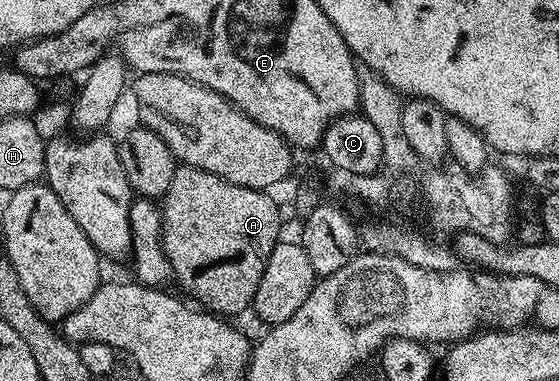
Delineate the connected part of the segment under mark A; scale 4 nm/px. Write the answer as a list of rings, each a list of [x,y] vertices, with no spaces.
[[[178,164],[163,198],[163,240],[165,257],[169,260],[172,276],[193,297],[202,301],[206,310],[217,315],[241,313],[248,310],[255,299],[259,279],[263,279],[265,261],[281,240],[283,222],[278,211],[278,202],[269,198],[268,192],[239,187],[235,183],[204,173],[190,165]]]

